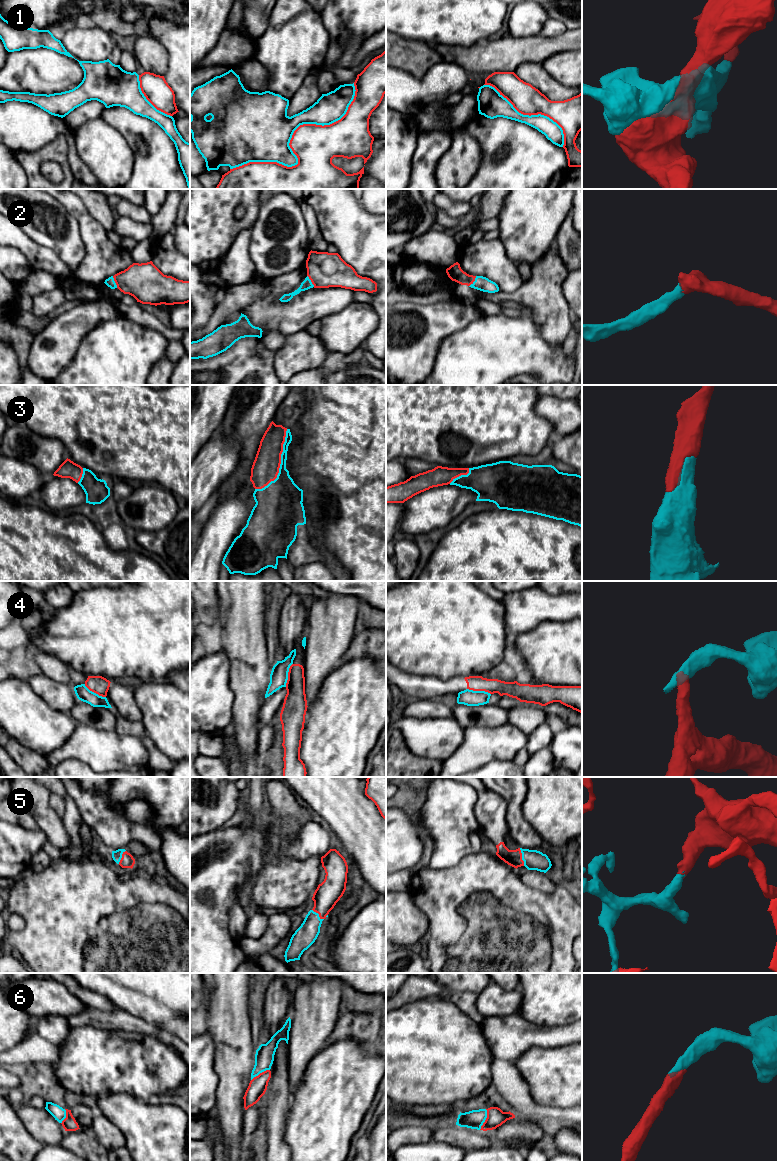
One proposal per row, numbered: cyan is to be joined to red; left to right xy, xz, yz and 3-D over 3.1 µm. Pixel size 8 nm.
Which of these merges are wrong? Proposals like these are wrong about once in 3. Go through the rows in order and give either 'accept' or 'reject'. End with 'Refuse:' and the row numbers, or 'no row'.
1: reject
2: accept
3: accept
4: reject
5: accept
6: accept
Refuse: 1, 4

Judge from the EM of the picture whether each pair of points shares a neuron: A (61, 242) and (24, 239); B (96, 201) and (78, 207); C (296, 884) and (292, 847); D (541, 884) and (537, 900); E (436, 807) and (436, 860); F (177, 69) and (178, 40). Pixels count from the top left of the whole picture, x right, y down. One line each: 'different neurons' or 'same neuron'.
A: different neurons
B: different neurons
C: different neurons
D: different neurons
E: same neuron
F: same neuron

